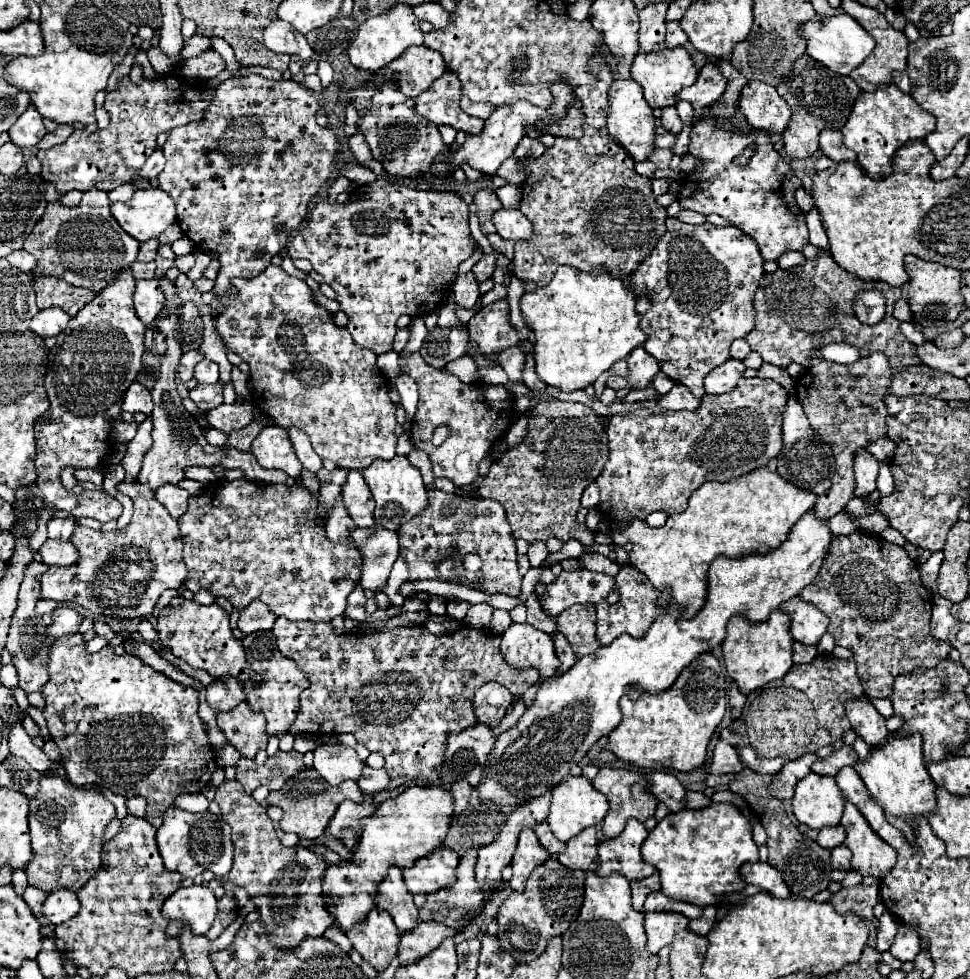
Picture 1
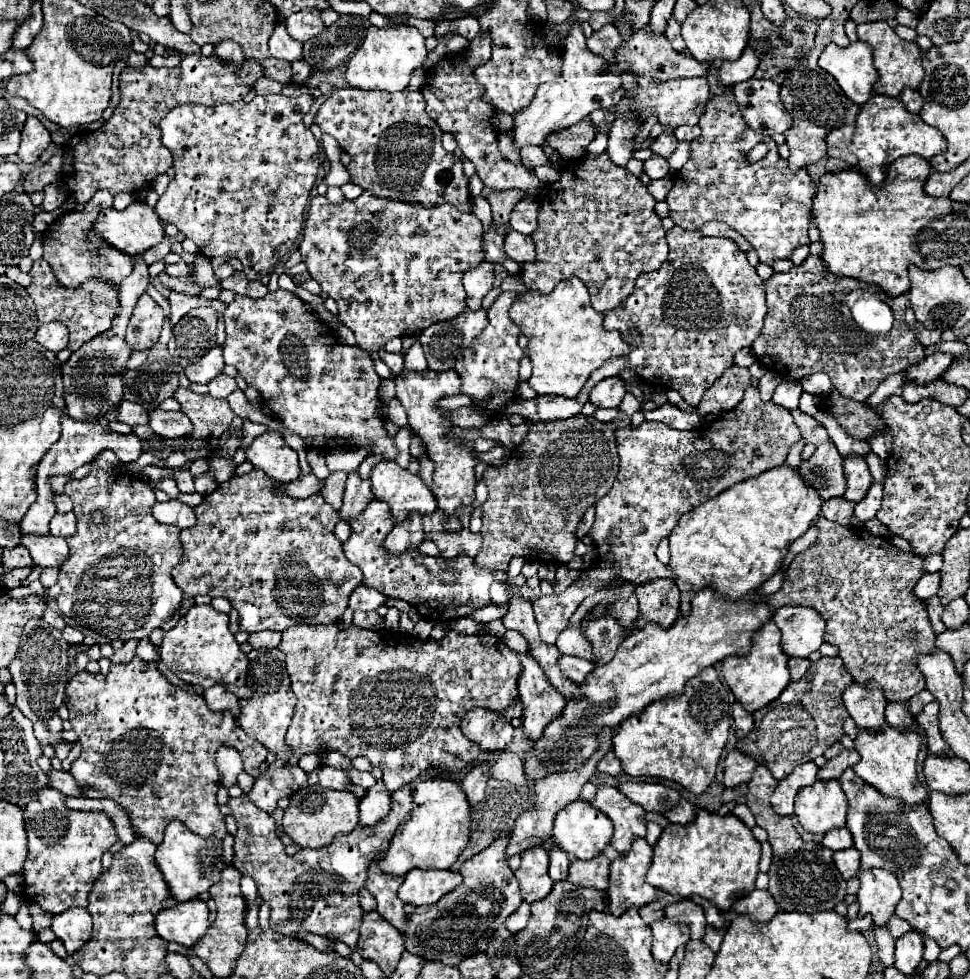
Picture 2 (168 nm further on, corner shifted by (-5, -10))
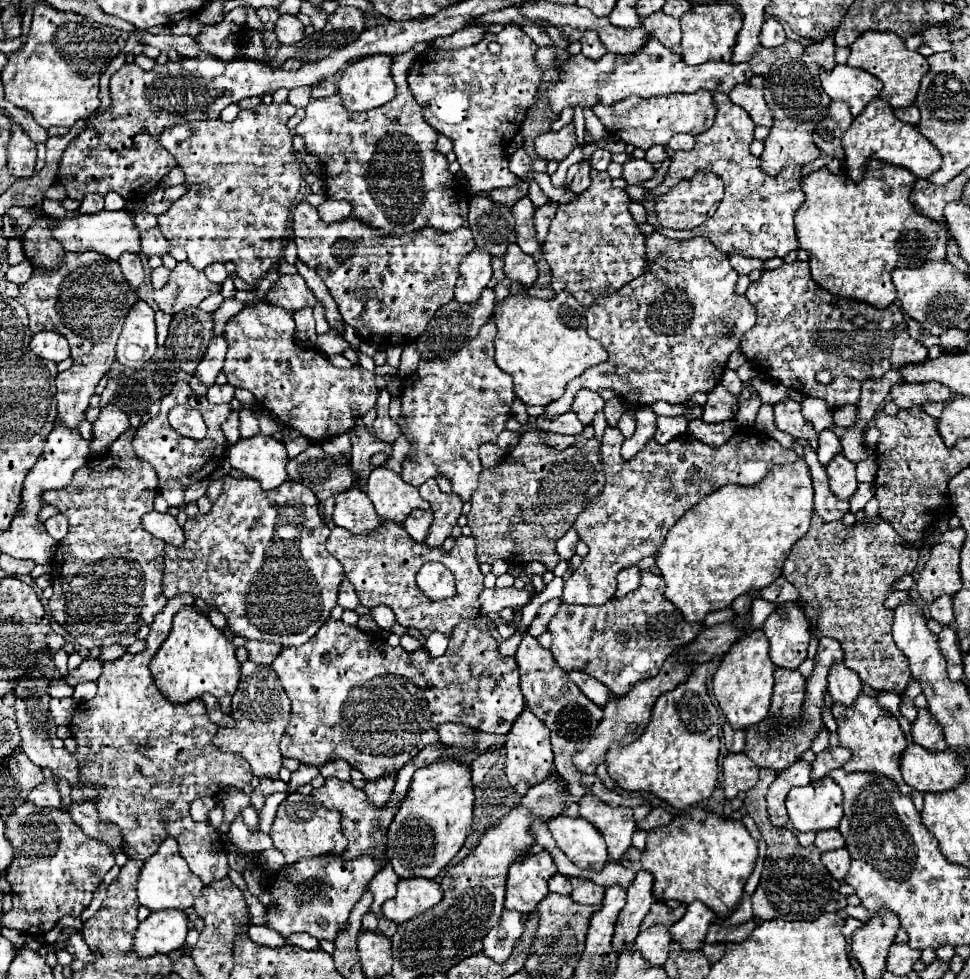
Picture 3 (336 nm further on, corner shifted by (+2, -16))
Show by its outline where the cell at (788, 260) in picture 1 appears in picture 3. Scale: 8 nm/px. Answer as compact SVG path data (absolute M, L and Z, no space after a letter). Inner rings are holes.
M730 254L730 262L732 262L732 266L738 274L750 274L752 270L764 270L762 260L744 258L744 256L738 256L738 254Z

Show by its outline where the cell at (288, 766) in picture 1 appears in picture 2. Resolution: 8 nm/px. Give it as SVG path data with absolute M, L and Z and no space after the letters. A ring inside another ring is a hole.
M271 766L259 778L255 778L247 798L271 814L277 808L277 800L289 798L303 786L307 786L307 772L303 772L299 766Z

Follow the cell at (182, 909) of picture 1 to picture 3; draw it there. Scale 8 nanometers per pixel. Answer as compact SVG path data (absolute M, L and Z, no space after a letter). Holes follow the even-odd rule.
M160 910L138 924L134 932L134 950L140 958L170 954L184 946L188 934L188 916L182 910Z

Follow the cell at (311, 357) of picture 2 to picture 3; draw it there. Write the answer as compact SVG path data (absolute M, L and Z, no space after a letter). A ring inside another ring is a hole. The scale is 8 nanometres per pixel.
M266 302L246 306L226 324L224 336L228 342L228 354L224 360L224 374L228 378L228 384L250 390L254 398L284 426L298 430L314 442L322 442L330 436L348 432L354 426L356 416L362 416L366 410L376 406L378 390L374 384L374 374L364 370L362 366L334 368L316 348L300 348L294 340L294 318L284 308L270 306Z

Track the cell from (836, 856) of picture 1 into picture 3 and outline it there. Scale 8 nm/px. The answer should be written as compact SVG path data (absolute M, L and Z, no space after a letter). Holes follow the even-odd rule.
M838 848L838 850L832 850L832 852L824 852L822 854L822 864L828 868L828 872L838 880L842 882L848 868L850 868L850 854L846 848Z

